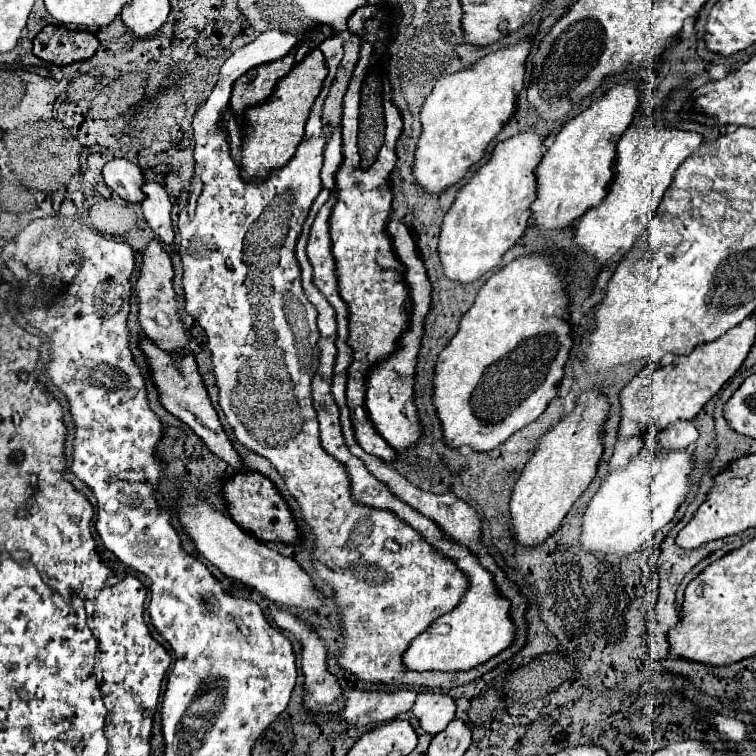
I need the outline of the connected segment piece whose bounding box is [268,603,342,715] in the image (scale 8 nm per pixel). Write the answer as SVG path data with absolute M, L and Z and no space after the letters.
M274 603L268 605L268 611L270 611L274 623L280 629L288 629L304 645L304 649L302 649L302 673L304 673L304 697L302 697L302 703L304 703L304 709L310 711L310 713L336 715L338 709L342 709L342 687L336 681L336 677L330 675L328 669L326 669L326 647L324 647L324 643L320 641L320 637L304 621L300 621L298 617L294 617L294 615L290 615L286 611L280 611Z

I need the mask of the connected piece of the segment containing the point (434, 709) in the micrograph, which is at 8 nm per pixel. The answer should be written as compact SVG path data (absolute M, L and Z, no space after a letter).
M420 693L416 697L412 713L416 715L420 727L426 733L436 735L444 731L448 723L454 719L456 703L446 693Z

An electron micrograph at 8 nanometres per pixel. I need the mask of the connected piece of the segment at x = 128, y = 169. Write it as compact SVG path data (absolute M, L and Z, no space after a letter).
M112 159L102 167L102 177L104 183L122 199L130 203L140 203L144 199L142 195L144 175L136 163L128 159Z

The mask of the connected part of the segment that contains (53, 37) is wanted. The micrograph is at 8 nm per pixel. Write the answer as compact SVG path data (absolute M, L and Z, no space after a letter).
M46 25L34 39L32 53L46 63L70 65L90 59L100 41L90 31L68 31L66 27Z

